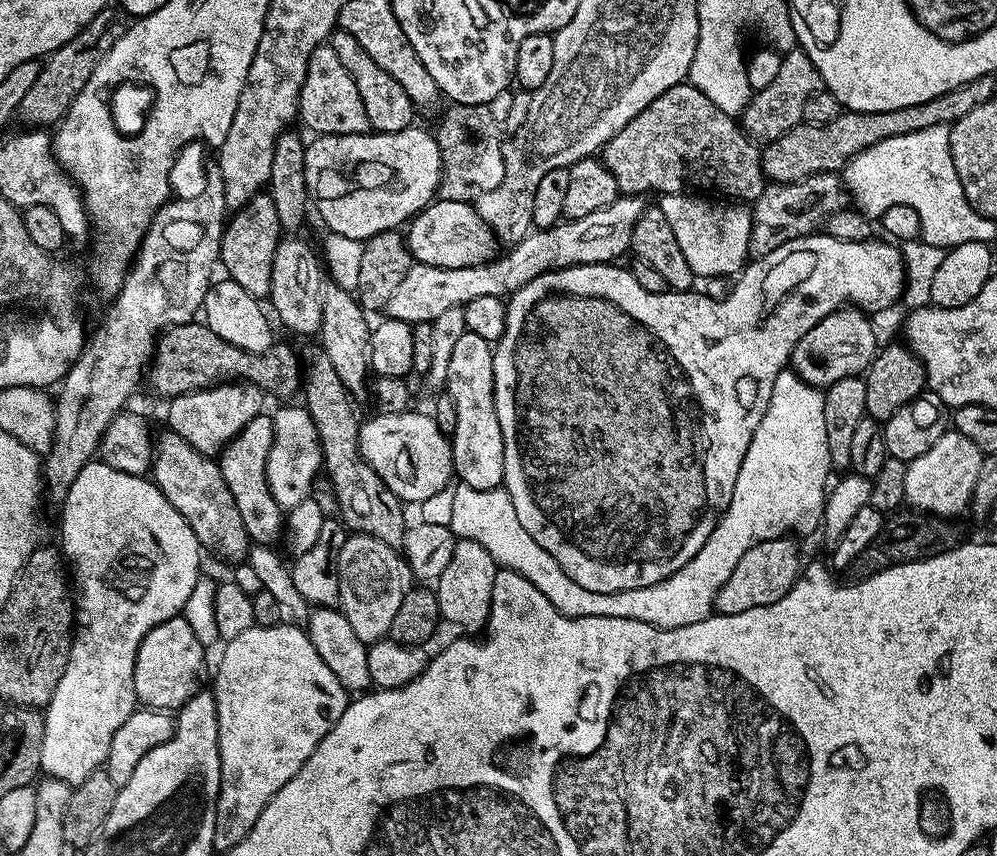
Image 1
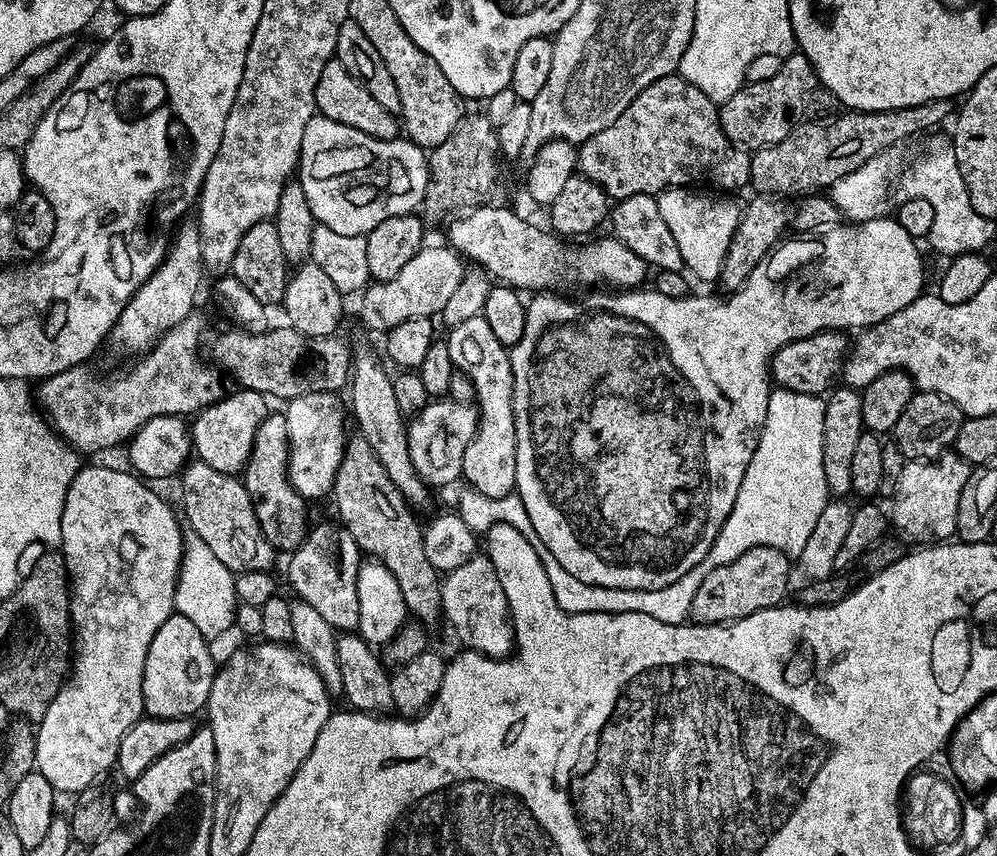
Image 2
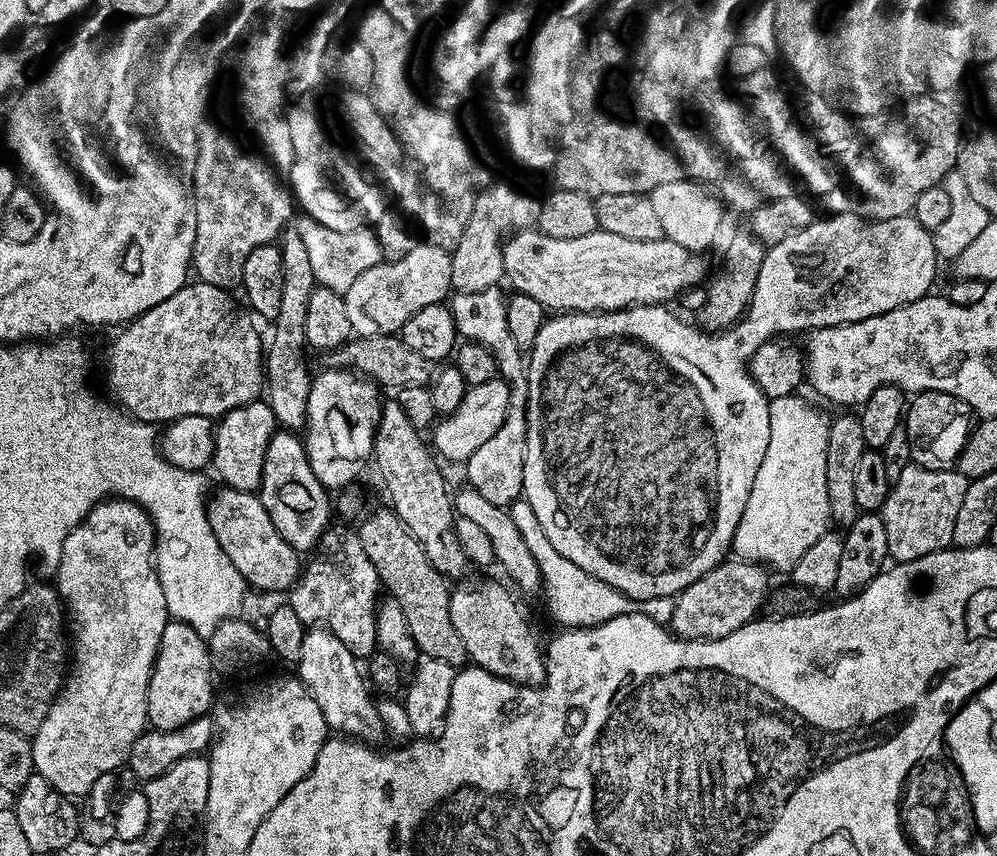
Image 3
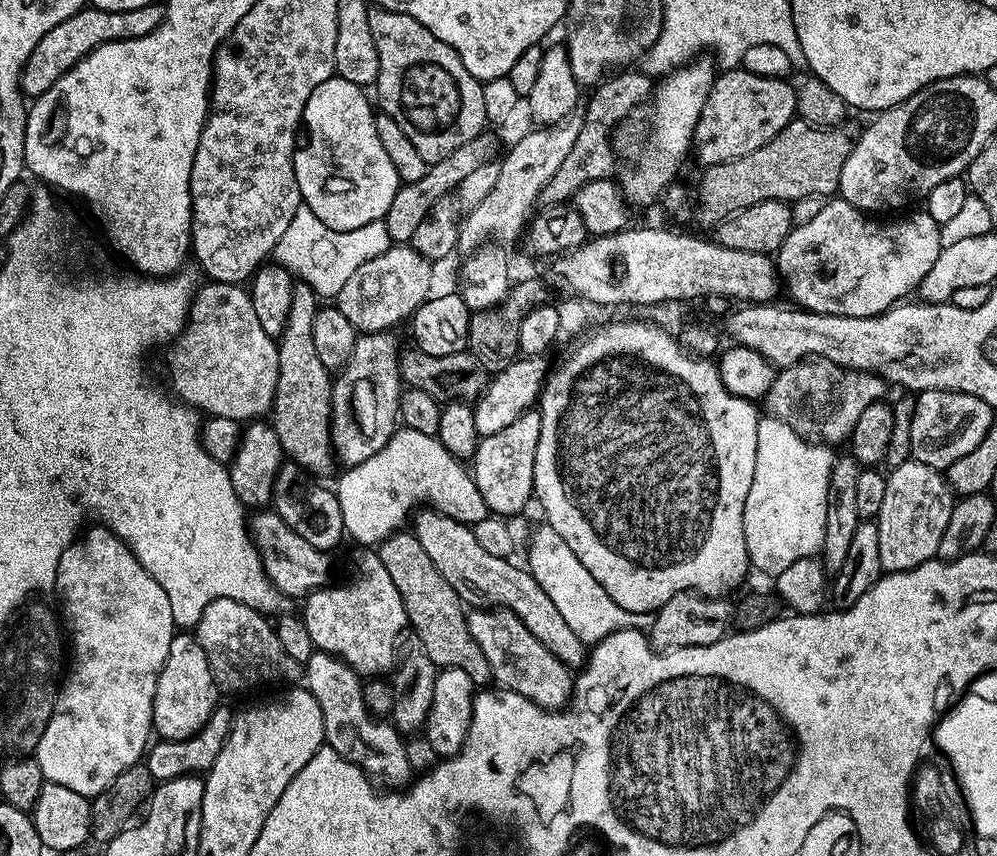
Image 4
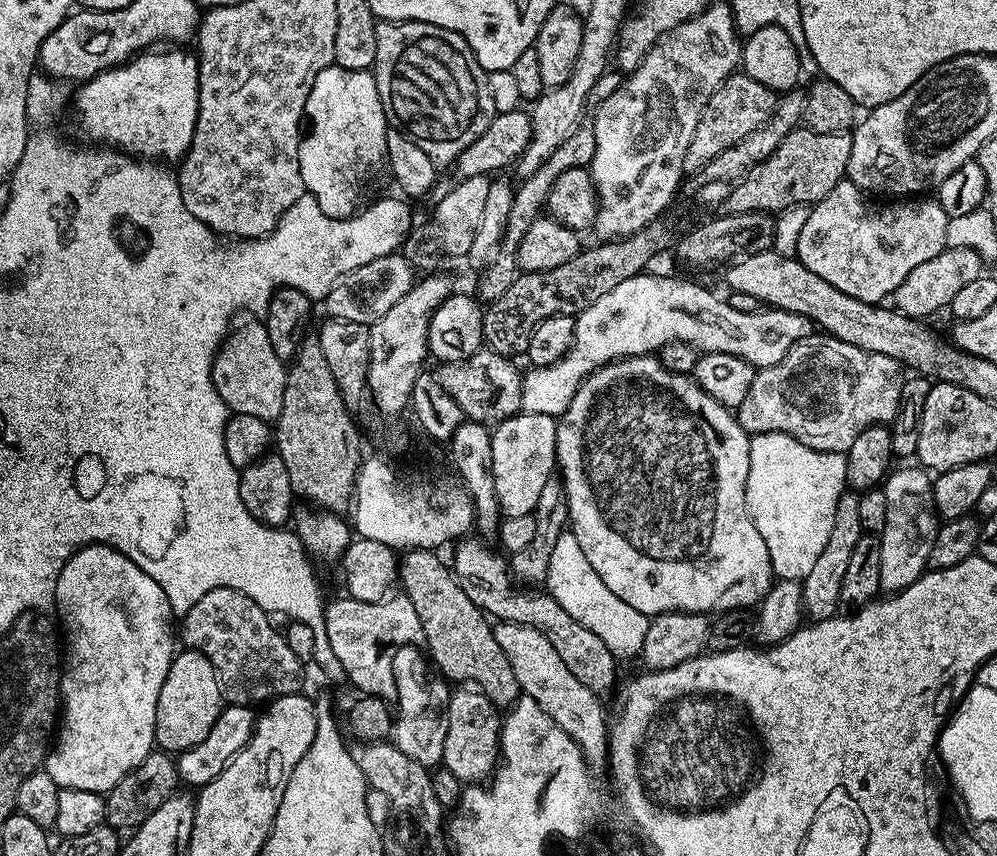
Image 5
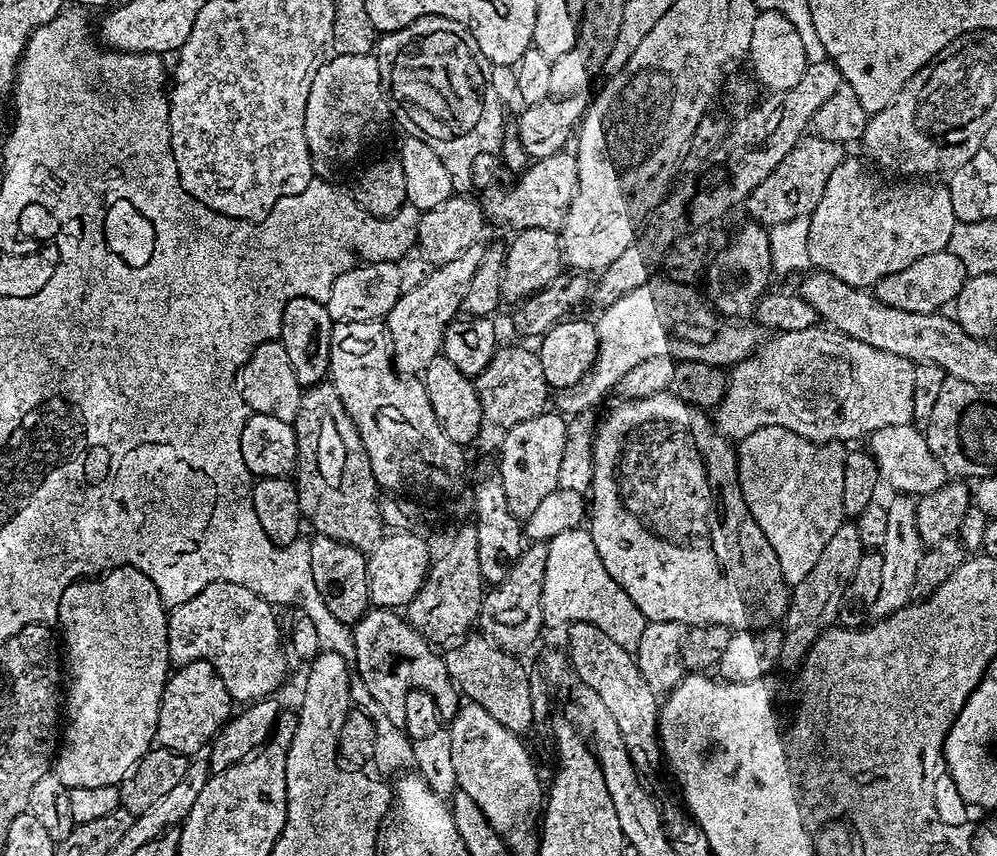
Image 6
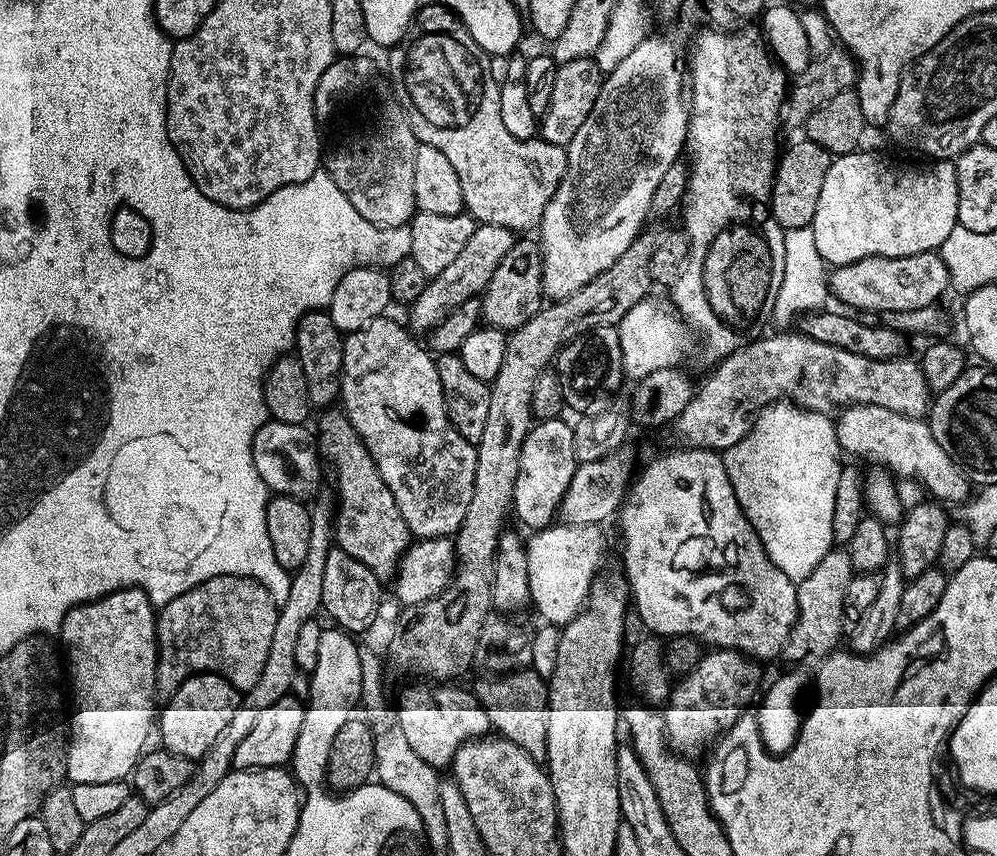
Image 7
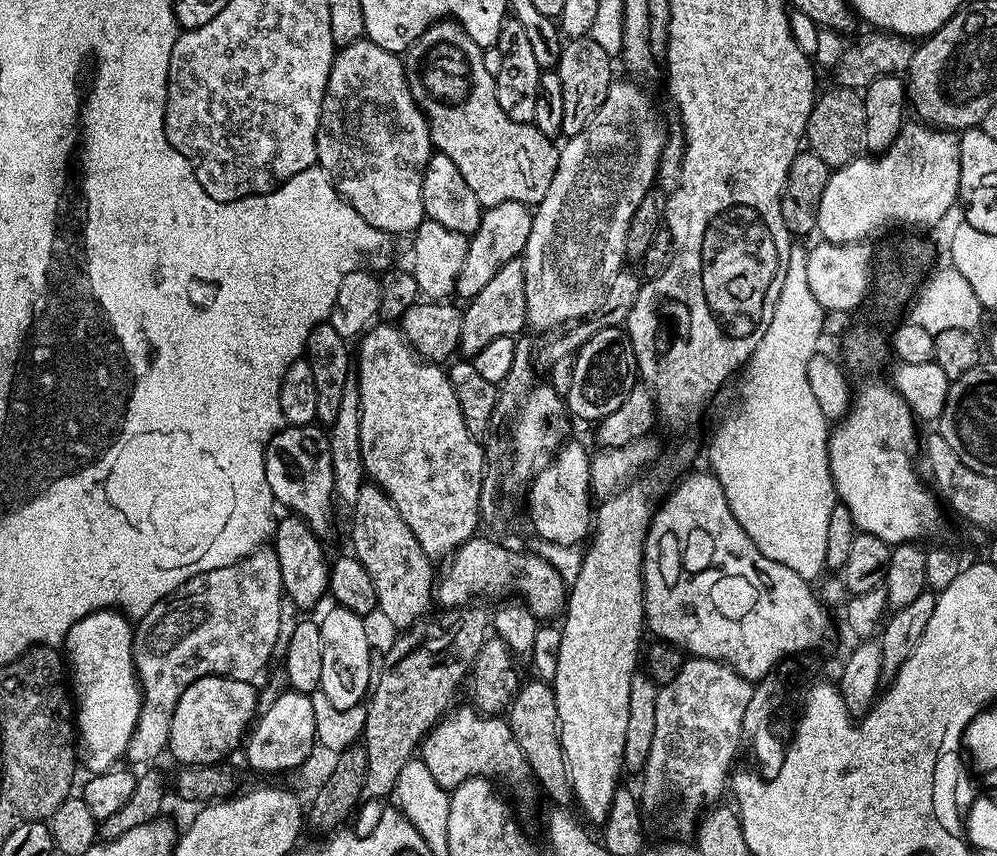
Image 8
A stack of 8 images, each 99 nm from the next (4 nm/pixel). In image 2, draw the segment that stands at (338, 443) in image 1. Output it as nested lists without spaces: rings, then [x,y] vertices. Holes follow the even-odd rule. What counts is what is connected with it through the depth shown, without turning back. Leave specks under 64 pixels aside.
[[[361,434],[353,435],[344,448],[342,466],[338,468],[331,495],[336,496],[339,523],[350,532],[361,553],[373,560],[381,560],[386,570],[394,574],[409,617],[425,626],[432,626],[436,619],[439,621],[444,610],[440,589],[442,576],[426,558],[423,527],[416,522],[413,509],[395,488],[370,443]]]

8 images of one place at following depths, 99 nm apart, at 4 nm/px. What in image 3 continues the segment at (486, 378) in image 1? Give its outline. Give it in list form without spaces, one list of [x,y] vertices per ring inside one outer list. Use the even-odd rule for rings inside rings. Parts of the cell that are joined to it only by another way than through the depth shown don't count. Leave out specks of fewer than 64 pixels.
[[[499,287],[487,288],[486,290],[478,290],[477,292],[457,292],[453,291],[450,296],[450,307],[452,317],[456,323],[456,331],[465,341],[481,344],[487,352],[491,352],[496,359],[497,373],[508,384],[510,394],[510,402],[508,403],[508,413],[502,422],[502,426],[498,426],[498,434],[491,436],[486,443],[474,450],[474,454],[466,461],[468,468],[467,483],[474,489],[478,490],[478,494],[482,494],[482,498],[487,498],[490,502],[494,502],[494,506],[499,508],[508,508],[511,504],[521,499],[524,490],[524,459],[526,458],[526,414],[528,413],[528,373],[526,371],[526,356],[518,346],[518,342],[514,342],[514,337],[510,334],[510,325],[506,323],[506,310],[508,309],[508,301],[505,293],[500,293]]]

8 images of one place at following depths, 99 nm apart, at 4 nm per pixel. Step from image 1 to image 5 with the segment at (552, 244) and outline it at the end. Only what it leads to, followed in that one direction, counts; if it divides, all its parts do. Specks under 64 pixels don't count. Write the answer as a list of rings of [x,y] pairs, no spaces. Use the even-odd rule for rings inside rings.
[[[403,254],[374,258],[374,262],[366,262],[366,266],[358,266],[358,270],[346,274],[330,289],[322,304],[323,307],[328,307],[327,315],[331,319],[370,326],[378,318],[382,318],[382,314],[390,310],[390,306],[395,306],[412,289],[413,283],[414,269]]]

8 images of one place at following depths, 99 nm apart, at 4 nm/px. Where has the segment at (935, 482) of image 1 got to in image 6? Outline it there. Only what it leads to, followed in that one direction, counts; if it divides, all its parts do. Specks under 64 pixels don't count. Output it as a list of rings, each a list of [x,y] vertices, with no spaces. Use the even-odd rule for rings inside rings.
[[[903,494],[895,495],[892,498],[894,499],[886,506],[886,535],[880,549],[883,554],[881,587],[878,589],[874,602],[868,606],[871,616],[869,619],[874,622],[895,615],[911,603],[915,571],[918,570],[918,563],[921,561],[924,549],[921,535],[918,534],[915,499]]]

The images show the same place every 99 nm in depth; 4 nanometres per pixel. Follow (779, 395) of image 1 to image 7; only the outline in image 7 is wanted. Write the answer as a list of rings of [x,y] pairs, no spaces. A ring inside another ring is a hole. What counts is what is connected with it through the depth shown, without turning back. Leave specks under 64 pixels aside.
[[[772,402],[755,413],[748,435],[723,453],[726,474],[740,509],[758,534],[770,562],[774,562],[774,566],[794,582],[806,578],[806,574],[810,574],[810,570],[814,570],[814,566],[818,566],[834,546],[834,494],[842,467],[842,452],[834,446],[835,439],[836,425],[831,415],[796,402]],[[554,524],[541,527],[537,531],[540,533],[532,541],[527,541],[528,595],[531,607],[536,607],[549,625],[563,626],[581,611],[592,582],[601,571],[604,536],[599,524]]]

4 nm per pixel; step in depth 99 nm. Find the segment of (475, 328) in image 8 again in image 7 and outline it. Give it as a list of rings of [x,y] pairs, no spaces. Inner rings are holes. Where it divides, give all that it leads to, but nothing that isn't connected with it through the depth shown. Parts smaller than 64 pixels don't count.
[[[517,239],[512,243],[510,250],[506,250],[506,258],[498,262],[494,278],[490,278],[490,282],[484,288],[480,302],[479,315],[489,328],[515,330],[526,323],[534,313],[540,311],[540,249],[533,241],[531,244],[528,240]]]

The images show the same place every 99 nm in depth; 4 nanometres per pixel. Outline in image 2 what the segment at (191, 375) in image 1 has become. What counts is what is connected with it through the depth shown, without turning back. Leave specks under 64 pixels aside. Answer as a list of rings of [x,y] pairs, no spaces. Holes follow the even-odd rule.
[[[291,326],[283,327],[254,334],[247,330],[224,332],[212,344],[211,361],[217,369],[236,376],[241,389],[261,392],[266,398],[277,396],[281,402],[302,394],[339,393],[340,388],[349,387],[352,352],[339,335],[307,336]]]

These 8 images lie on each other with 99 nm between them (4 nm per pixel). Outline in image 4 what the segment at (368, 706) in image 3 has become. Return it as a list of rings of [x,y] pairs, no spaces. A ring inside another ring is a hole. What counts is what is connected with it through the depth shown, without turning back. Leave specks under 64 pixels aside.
[[[313,651],[308,663],[303,665],[302,680],[308,692],[318,702],[318,710],[322,710],[322,726],[327,747],[333,748],[340,757],[356,764],[369,777],[381,780],[381,785],[400,790],[411,785],[414,770],[410,766],[410,758],[406,758],[405,739],[397,732],[396,725],[379,716],[372,716],[366,710],[366,702],[362,702],[362,680],[354,669],[339,656],[324,651]]]

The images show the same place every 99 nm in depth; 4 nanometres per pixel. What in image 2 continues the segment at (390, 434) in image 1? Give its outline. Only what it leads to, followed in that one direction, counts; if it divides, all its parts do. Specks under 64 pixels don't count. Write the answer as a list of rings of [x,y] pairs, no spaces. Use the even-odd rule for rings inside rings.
[[[447,398],[433,399],[407,425],[409,454],[414,470],[429,486],[452,484],[462,476],[462,458],[476,433],[480,413],[472,404],[459,404]]]

